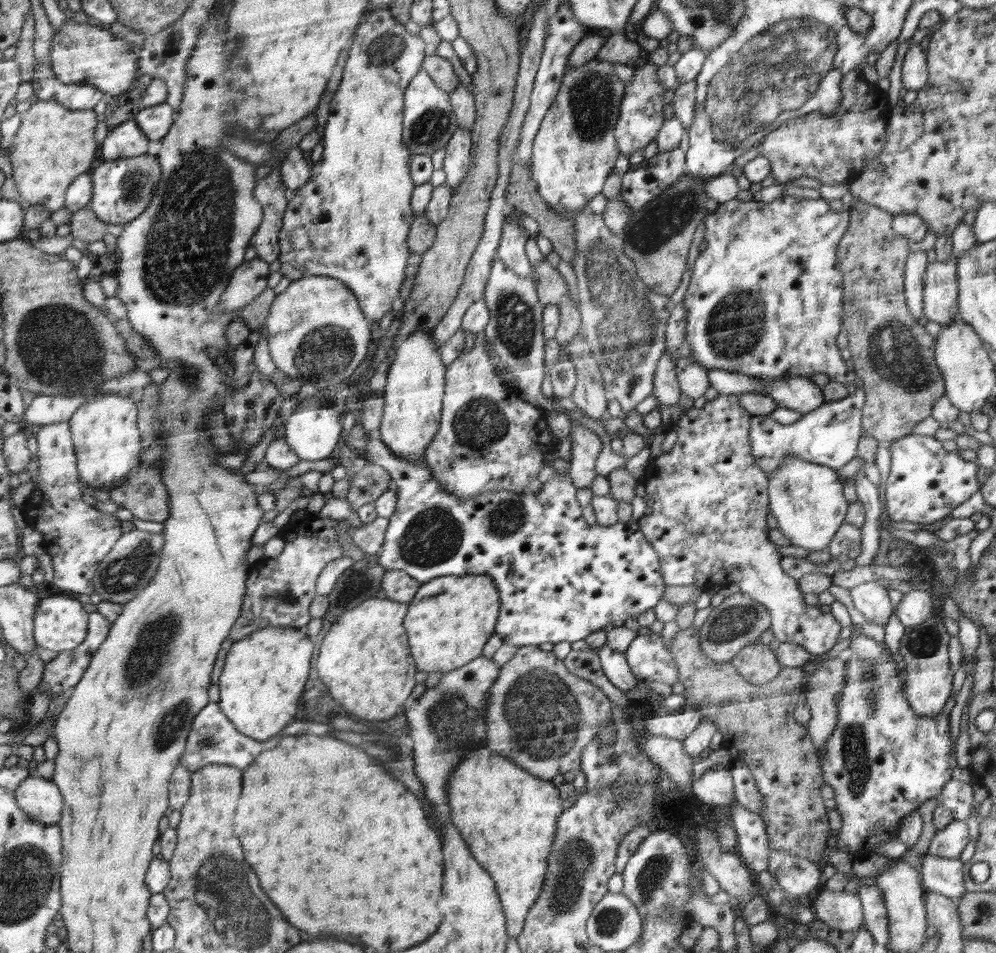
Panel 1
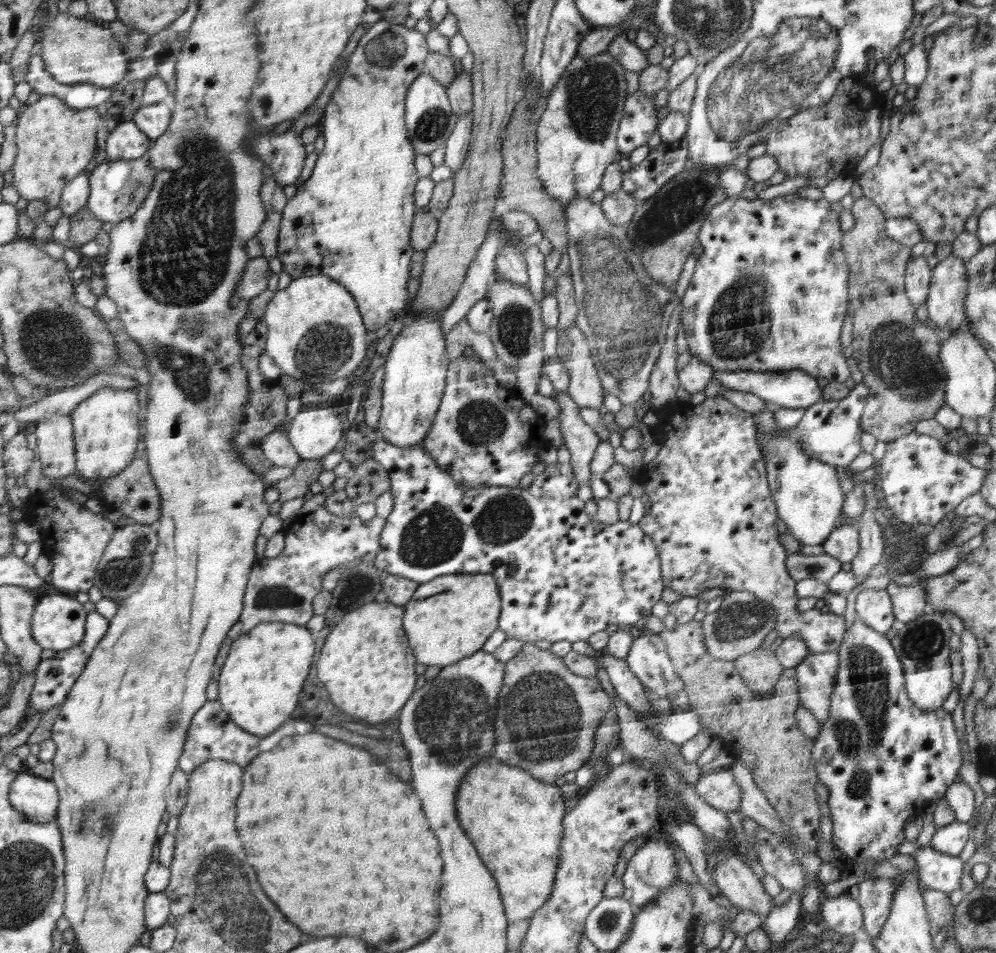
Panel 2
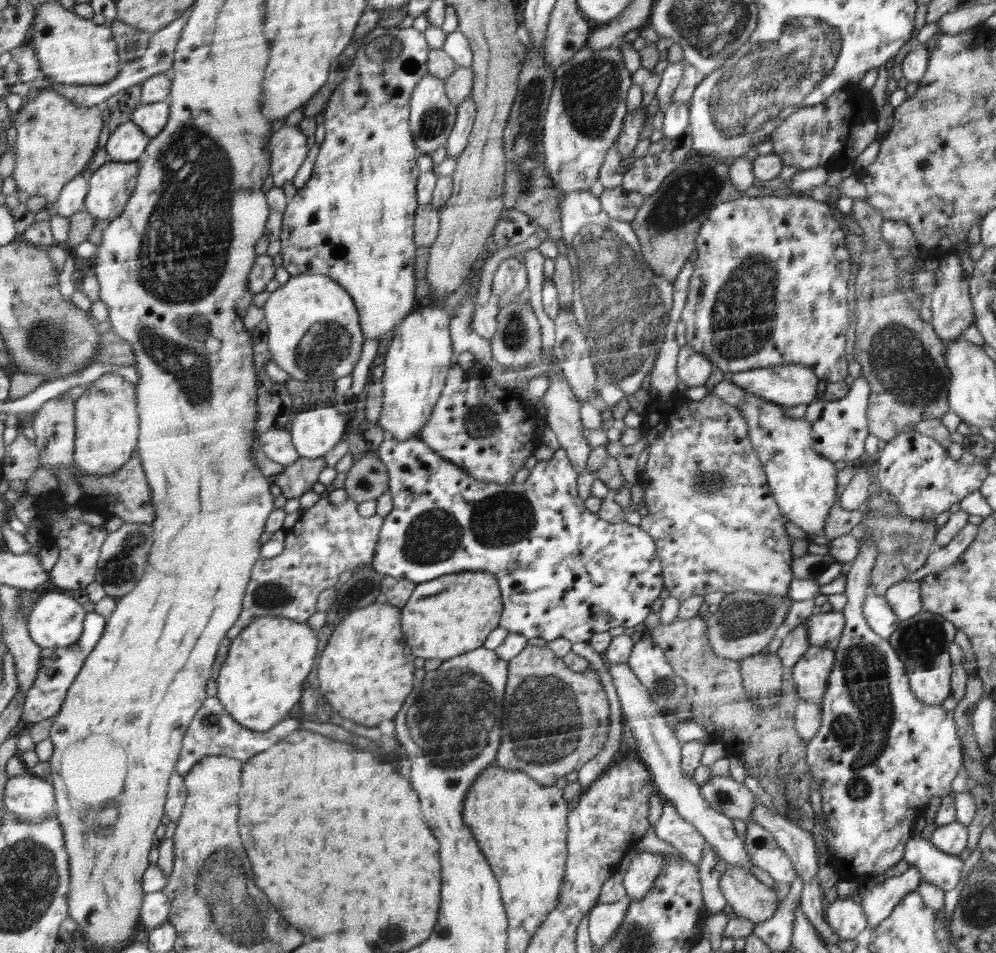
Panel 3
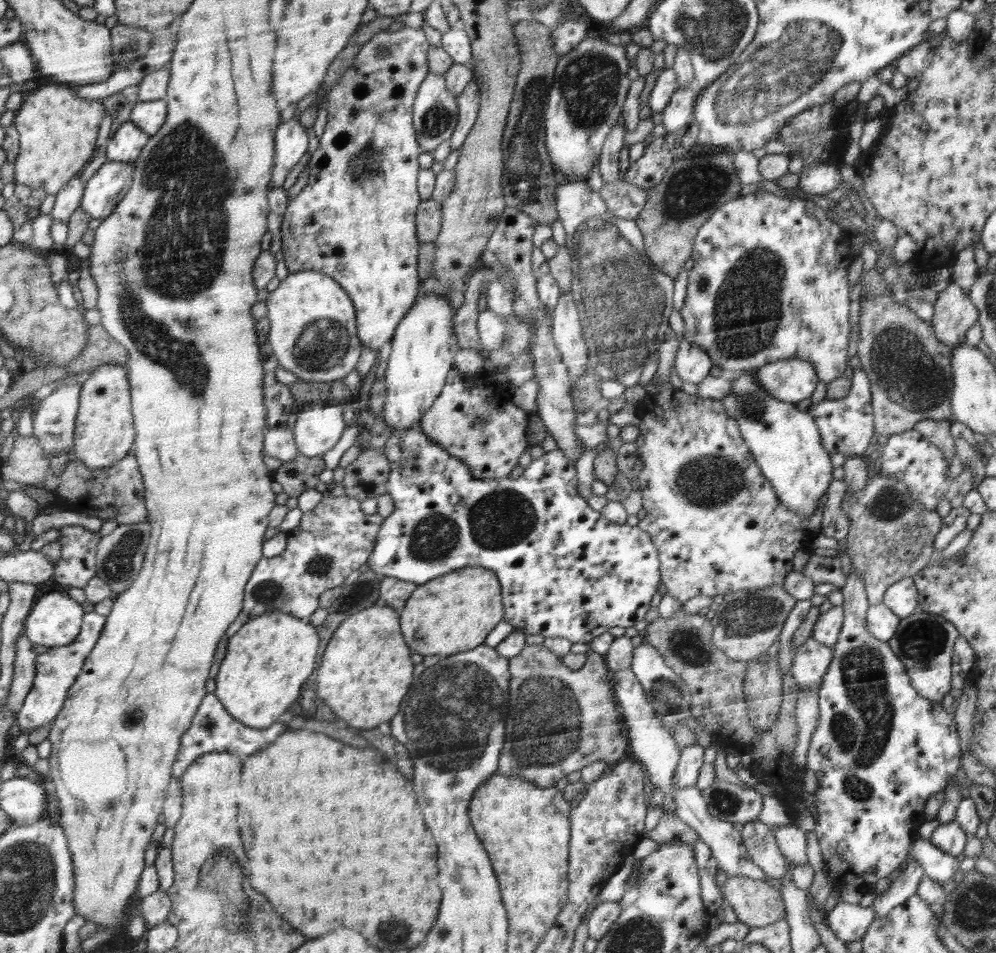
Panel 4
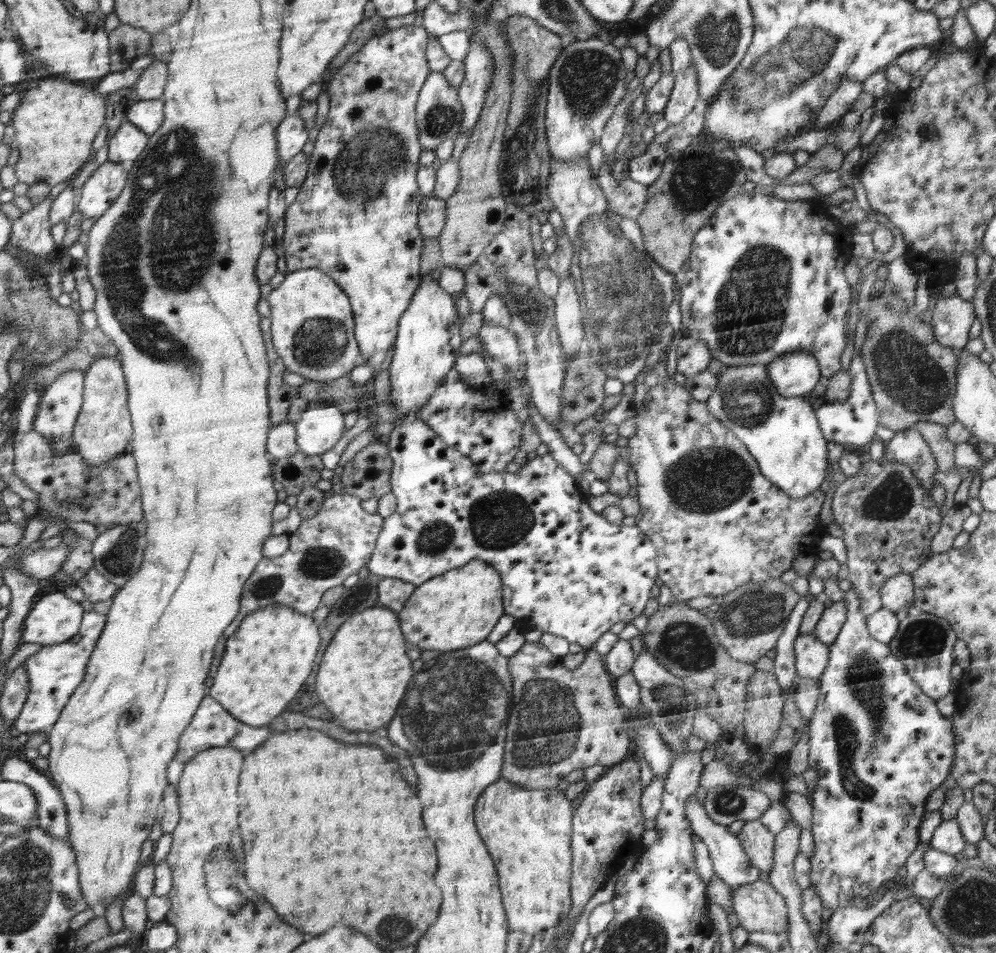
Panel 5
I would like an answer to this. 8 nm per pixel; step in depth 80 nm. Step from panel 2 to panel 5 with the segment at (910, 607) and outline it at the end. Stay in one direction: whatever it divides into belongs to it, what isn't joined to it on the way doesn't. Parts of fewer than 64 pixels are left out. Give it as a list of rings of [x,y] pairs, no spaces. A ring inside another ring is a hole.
[[[894,574],[884,582],[879,592],[883,607],[896,612],[910,608],[914,598],[914,585],[911,574]]]

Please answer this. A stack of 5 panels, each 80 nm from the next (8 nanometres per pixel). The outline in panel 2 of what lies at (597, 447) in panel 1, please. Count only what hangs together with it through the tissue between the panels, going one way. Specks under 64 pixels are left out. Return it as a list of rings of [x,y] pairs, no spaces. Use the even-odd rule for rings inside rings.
[[[566,391],[550,395],[559,405],[558,424],[564,446],[571,454],[573,472],[578,482],[591,479],[590,461],[596,447],[603,444],[603,436],[598,435],[580,416],[580,407]]]

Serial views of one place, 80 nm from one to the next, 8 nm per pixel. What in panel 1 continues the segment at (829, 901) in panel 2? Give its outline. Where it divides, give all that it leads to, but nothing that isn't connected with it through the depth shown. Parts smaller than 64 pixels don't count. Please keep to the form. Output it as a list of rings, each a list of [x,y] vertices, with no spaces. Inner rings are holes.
[[[826,889],[810,905],[816,919],[836,930],[854,932],[863,926],[864,906],[857,893]]]

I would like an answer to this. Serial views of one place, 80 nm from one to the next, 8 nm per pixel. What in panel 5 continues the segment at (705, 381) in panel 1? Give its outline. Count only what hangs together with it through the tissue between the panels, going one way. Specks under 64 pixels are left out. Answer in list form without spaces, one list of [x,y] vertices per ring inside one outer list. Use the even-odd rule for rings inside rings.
[[[682,336],[676,350],[677,372],[684,376],[695,375],[706,370],[711,361],[708,345],[701,340]]]

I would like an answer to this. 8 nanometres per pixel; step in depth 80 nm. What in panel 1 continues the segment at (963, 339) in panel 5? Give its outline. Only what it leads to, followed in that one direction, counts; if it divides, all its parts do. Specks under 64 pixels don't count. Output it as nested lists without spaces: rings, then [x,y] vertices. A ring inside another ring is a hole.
[[[956,259],[935,261],[926,266],[924,291],[922,294],[923,314],[942,326],[958,317],[958,273]]]

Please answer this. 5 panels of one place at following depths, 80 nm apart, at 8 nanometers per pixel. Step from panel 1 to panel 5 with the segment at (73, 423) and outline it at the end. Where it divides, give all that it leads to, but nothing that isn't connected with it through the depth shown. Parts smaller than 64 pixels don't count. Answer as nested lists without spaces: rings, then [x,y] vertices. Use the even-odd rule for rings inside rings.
[[[98,358],[85,373],[84,406],[73,428],[71,446],[91,465],[109,465],[133,438],[131,414],[126,406],[129,394],[126,394],[121,364],[117,358]]]

